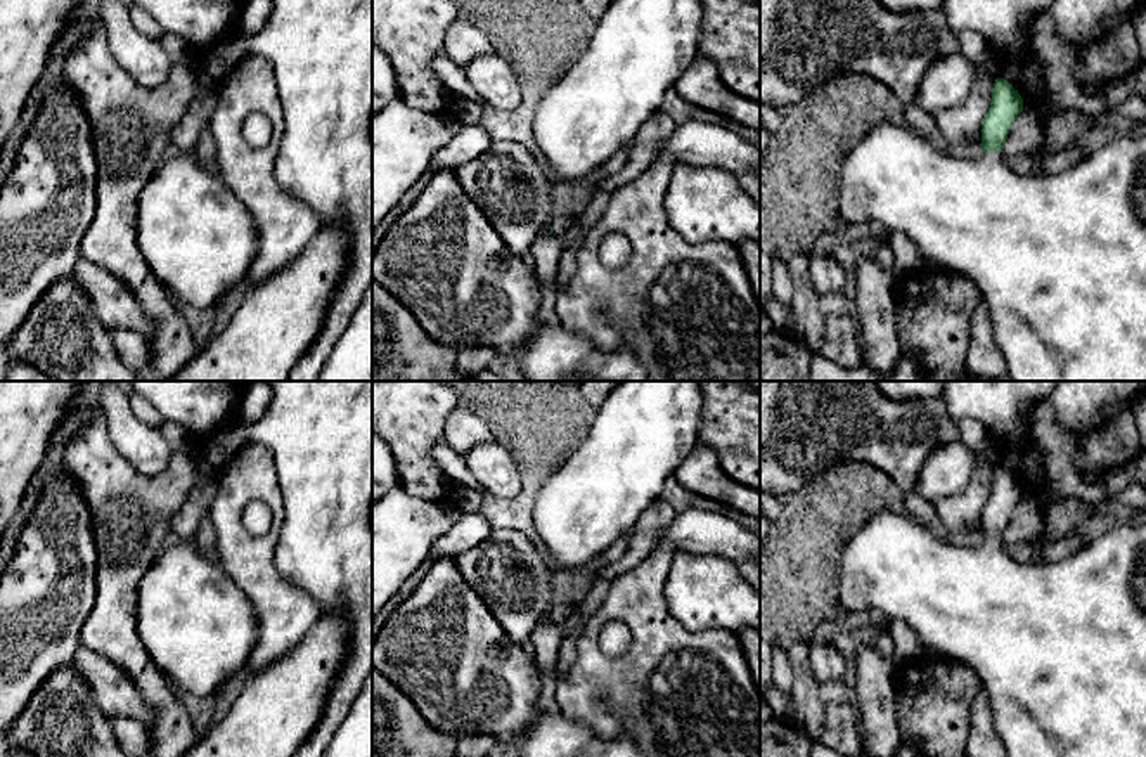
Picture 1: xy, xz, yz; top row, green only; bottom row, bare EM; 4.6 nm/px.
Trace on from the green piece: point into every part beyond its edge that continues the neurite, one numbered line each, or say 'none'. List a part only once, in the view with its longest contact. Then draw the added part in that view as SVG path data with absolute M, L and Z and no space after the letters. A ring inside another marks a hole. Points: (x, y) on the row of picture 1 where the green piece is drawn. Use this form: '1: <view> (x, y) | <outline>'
1: yz (1060, 260) | M883 121L848 151L840 168L838 215L847 223L879 223L890 232L904 232L917 246L923 260L969 279L988 307L994 340L1013 381L1146 381L1146 130L1118 135L1058 175L1025 177L1006 165L1004 152L982 152L978 159L957 158L940 152L905 123Z

